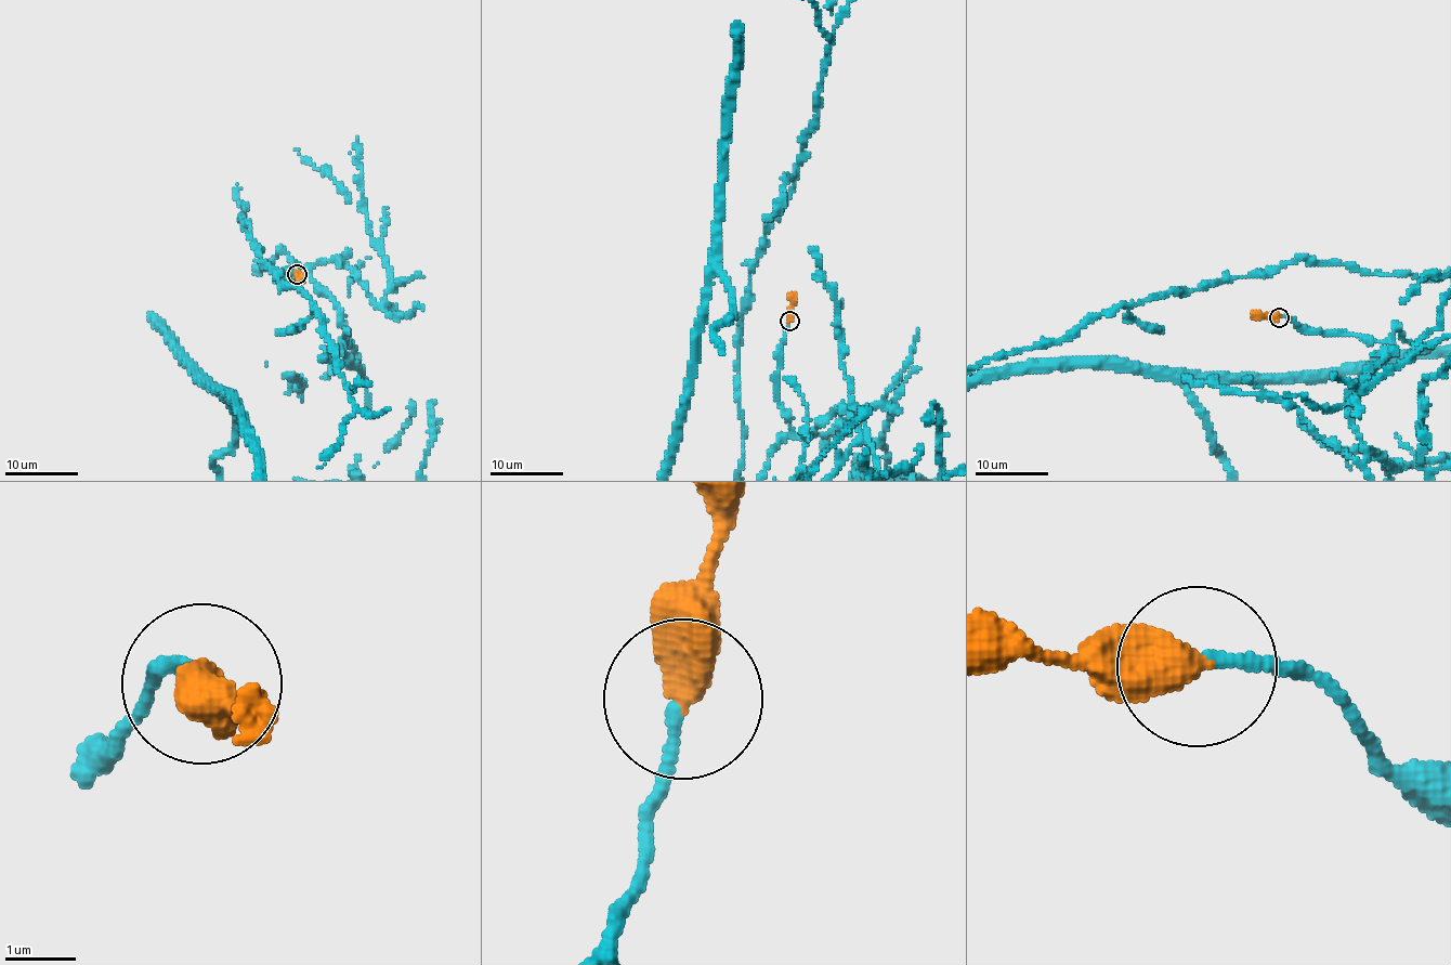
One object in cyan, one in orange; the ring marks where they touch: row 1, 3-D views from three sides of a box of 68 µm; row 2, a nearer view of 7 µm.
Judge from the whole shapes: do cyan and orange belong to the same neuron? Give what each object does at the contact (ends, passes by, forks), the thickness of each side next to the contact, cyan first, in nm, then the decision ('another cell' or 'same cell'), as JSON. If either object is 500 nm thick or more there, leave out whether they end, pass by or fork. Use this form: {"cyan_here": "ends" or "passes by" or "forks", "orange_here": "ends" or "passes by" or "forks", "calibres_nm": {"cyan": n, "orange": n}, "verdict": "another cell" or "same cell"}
{"calibres_nm": {"cyan": 160, "orange": 550}, "verdict": "same cell"}

